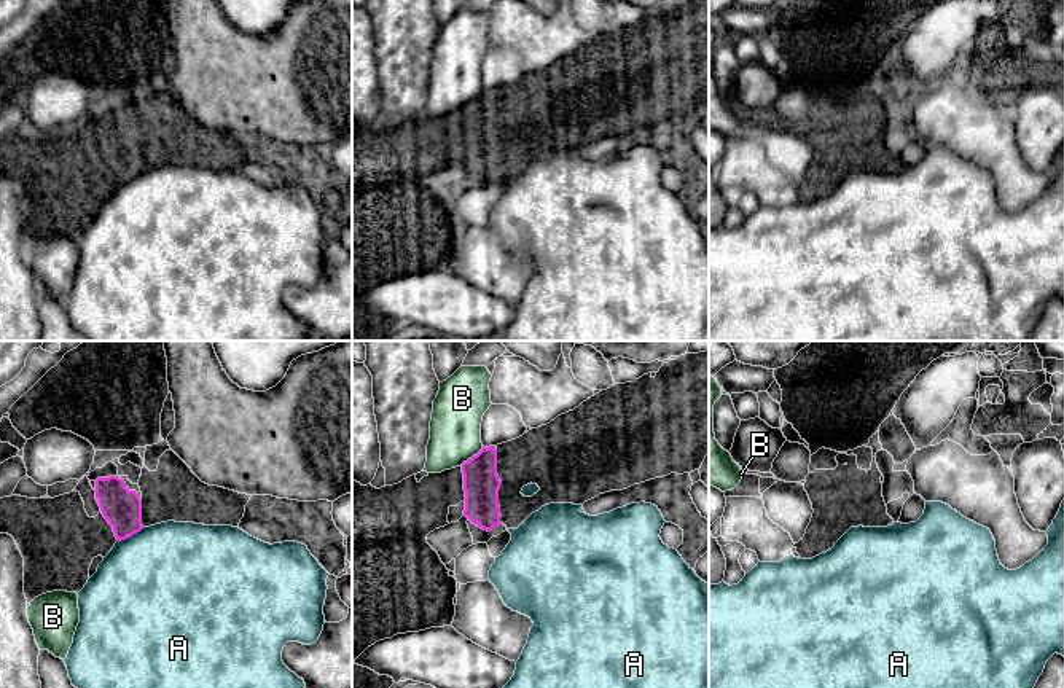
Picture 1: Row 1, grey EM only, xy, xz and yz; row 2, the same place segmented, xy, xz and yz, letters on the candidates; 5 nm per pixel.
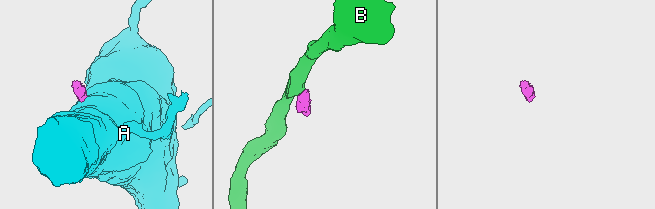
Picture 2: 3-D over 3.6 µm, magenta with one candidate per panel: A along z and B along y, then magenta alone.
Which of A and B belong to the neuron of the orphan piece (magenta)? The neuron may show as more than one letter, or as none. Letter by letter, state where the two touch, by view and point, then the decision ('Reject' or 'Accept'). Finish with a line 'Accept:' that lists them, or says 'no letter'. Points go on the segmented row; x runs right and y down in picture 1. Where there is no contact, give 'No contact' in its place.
A: Touches magenta at xy (131, 535). Reject
B: Touches magenta at xz (473, 456). Reject
Accept: no letter

